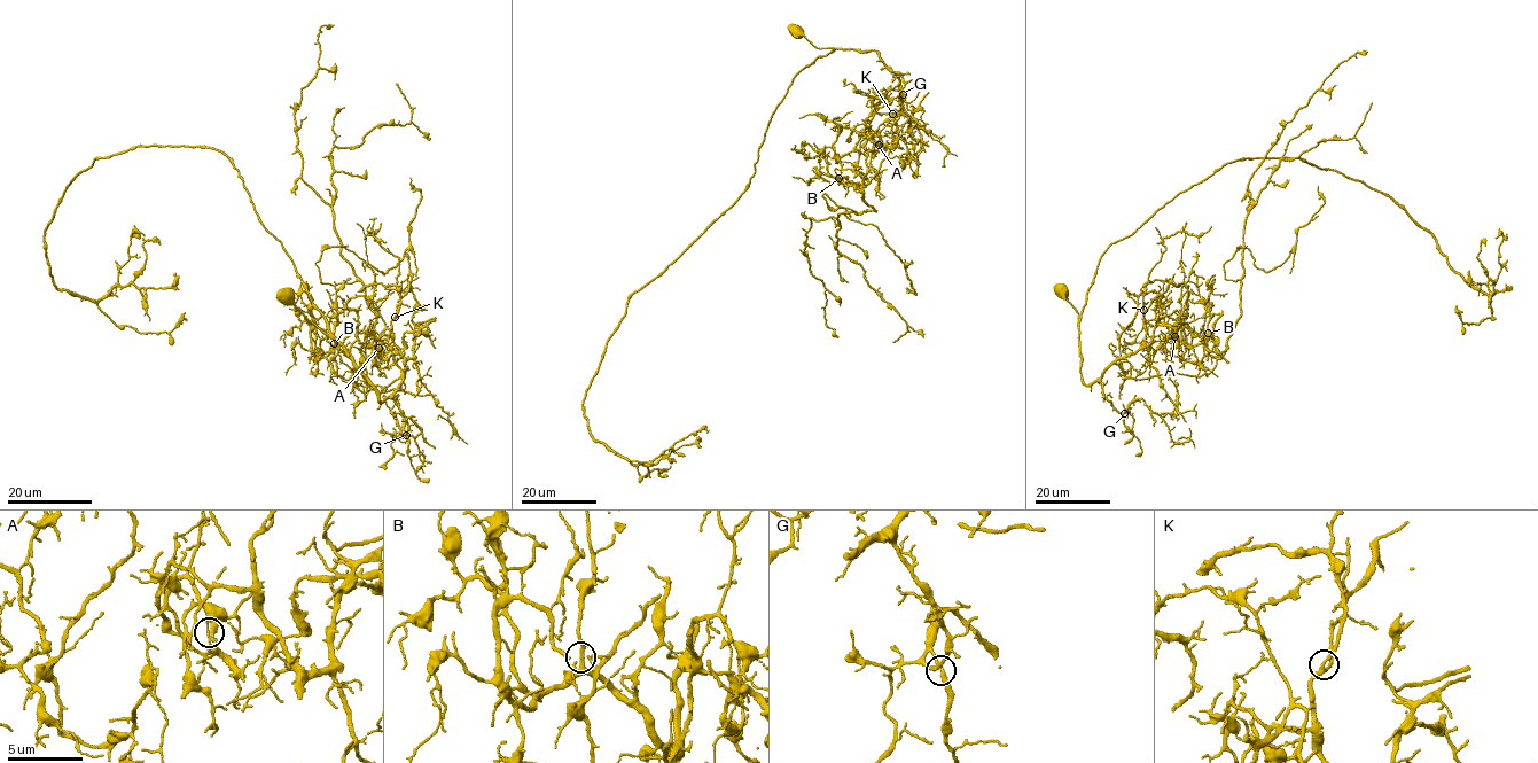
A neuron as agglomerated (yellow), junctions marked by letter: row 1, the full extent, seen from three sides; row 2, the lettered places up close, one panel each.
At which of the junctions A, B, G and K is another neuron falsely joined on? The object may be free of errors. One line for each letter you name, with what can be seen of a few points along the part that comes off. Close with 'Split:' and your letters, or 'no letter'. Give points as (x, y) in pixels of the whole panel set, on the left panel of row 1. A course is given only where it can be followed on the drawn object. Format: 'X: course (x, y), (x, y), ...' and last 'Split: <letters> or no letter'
A: course (379, 348), (367, 333), (360, 371), (375, 313), (296, 147), (319, 28), (333, 25)
Split: A

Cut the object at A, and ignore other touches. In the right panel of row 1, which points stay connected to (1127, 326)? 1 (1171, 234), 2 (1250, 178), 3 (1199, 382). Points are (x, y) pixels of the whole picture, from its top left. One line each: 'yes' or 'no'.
1: yes
2: no
3: no

